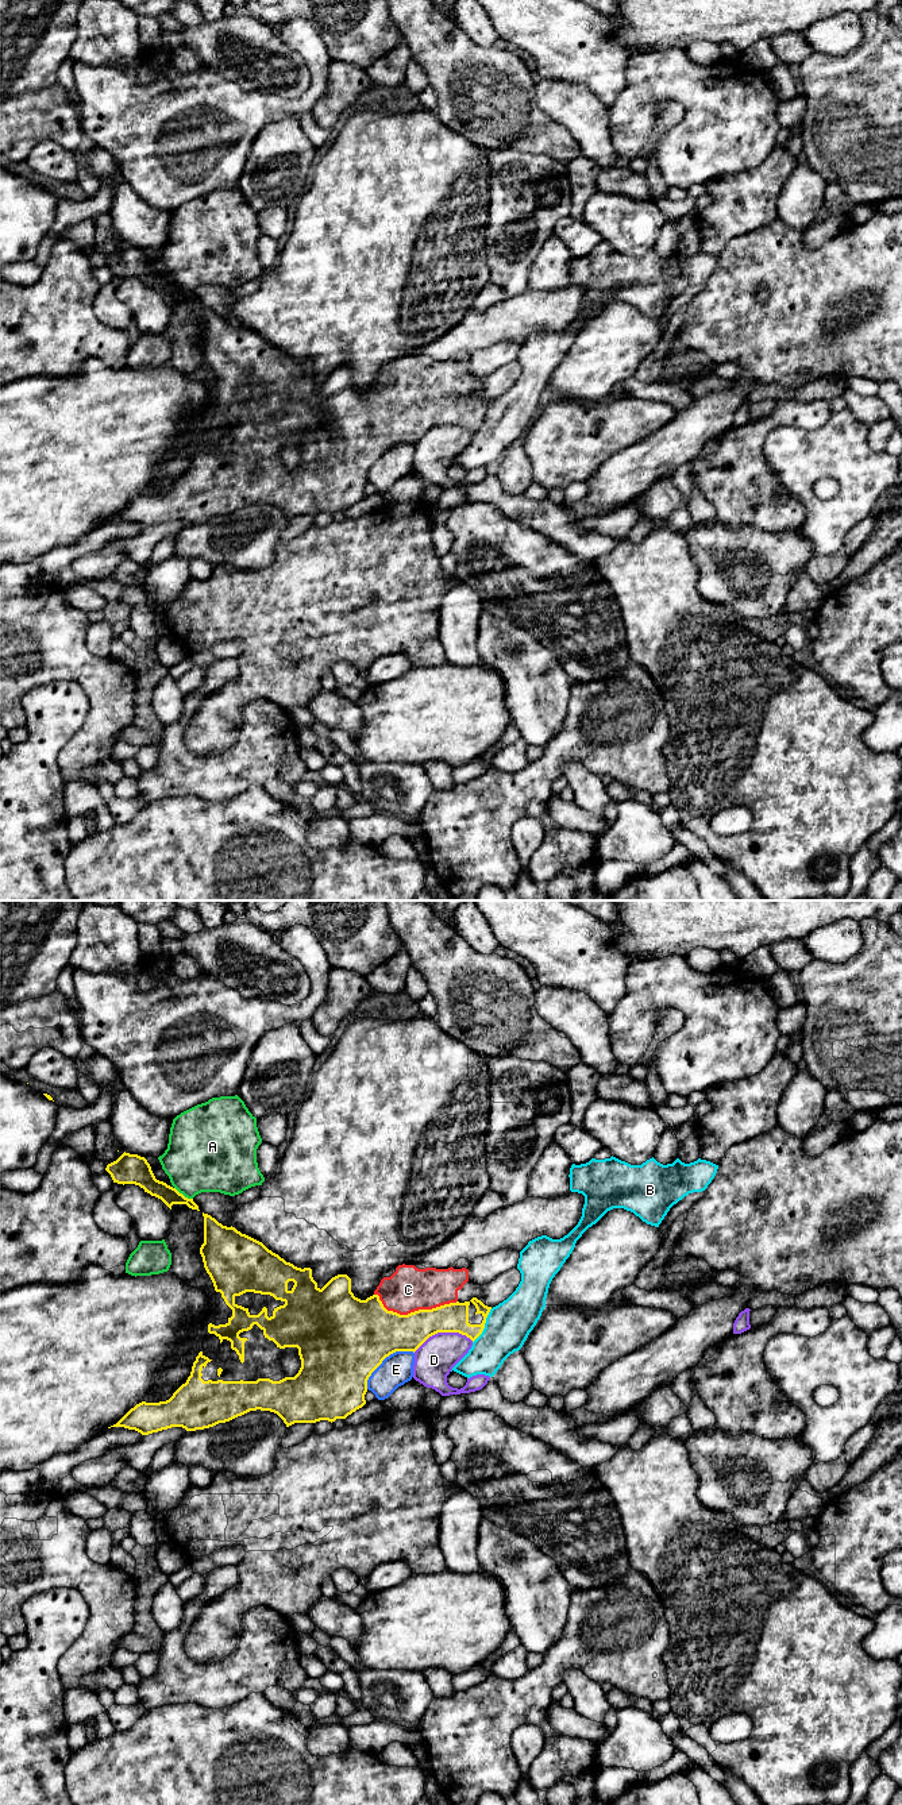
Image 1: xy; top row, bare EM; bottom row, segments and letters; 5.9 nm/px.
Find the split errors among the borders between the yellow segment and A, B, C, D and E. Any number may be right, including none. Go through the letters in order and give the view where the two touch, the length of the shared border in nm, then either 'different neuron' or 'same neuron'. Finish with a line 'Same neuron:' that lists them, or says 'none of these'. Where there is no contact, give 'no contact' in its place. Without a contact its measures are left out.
A: xy | 130 nm | different neuron
B: xy | 240 nm | different neuron
C: xy | 500 nm | same neuron
D: xy | 360 nm | different neuron
E: xy | 360 nm | different neuron
Same neuron: C

